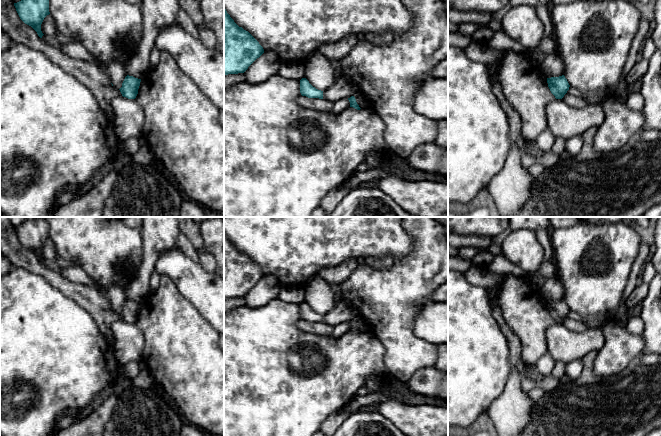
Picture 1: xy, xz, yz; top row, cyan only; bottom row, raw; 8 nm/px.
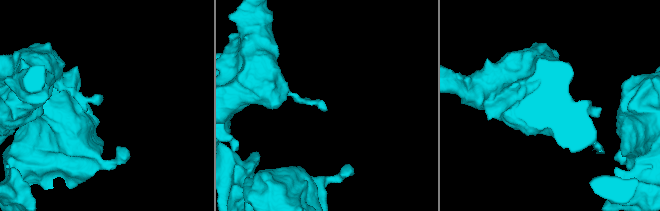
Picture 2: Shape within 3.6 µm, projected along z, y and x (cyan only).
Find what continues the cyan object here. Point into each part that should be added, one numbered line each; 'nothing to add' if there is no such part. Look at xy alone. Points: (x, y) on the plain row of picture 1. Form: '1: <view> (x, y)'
nothing to add

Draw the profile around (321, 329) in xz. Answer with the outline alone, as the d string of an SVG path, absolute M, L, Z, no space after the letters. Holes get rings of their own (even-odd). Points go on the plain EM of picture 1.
M300 319L296 322L296 326L303 332L314 334L318 336L332 336L333 326L326 323L319 322L308 322L306 320Z

